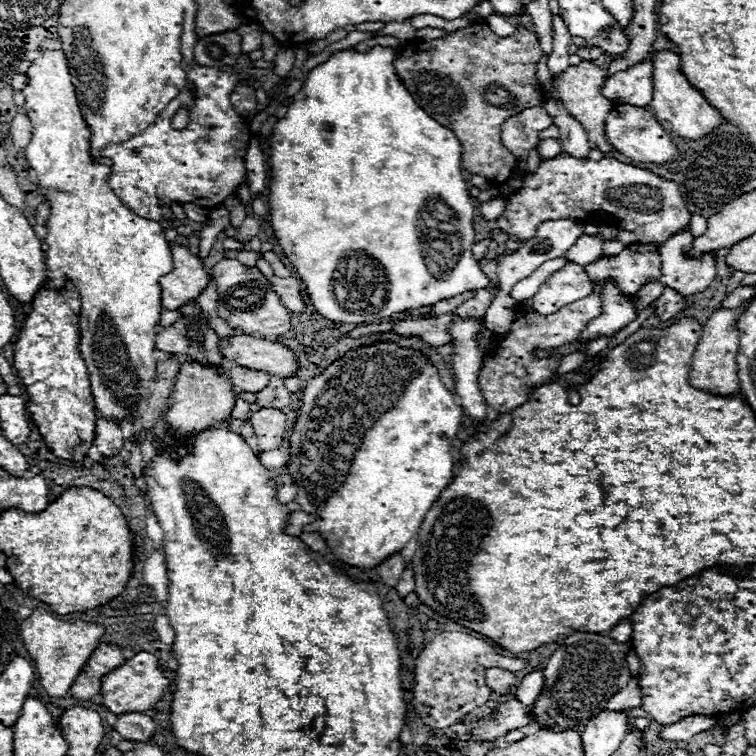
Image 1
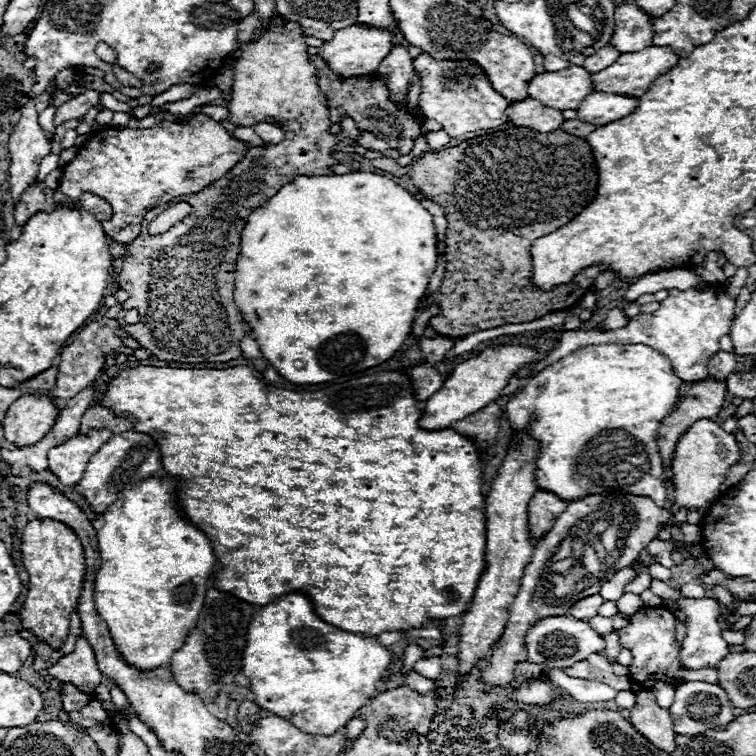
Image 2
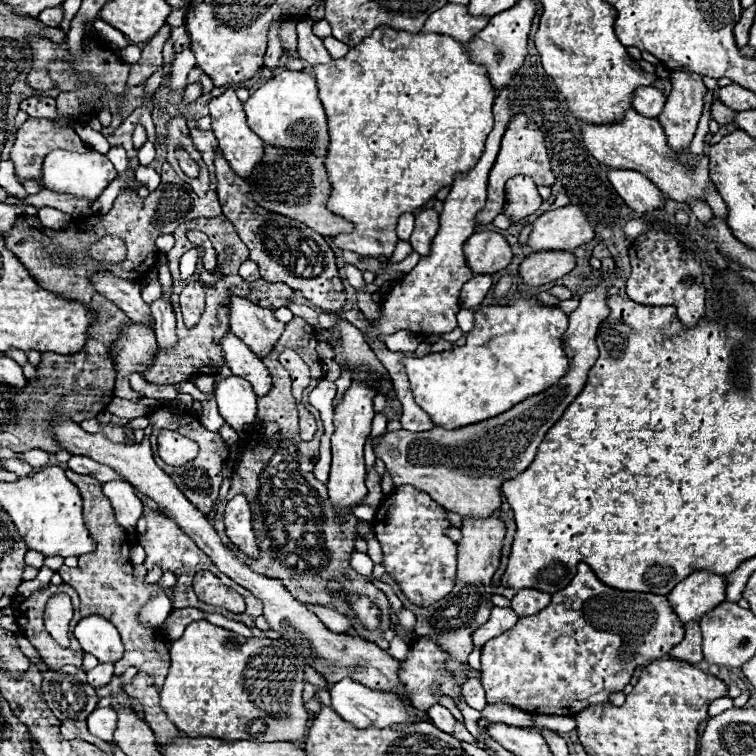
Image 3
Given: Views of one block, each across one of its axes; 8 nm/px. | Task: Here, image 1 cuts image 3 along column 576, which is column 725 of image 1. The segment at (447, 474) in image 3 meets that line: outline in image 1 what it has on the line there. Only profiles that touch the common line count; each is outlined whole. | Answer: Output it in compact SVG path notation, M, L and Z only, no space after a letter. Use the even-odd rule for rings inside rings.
M742 302L742 306L738 306L738 308L716 308L710 314L710 318L702 330L702 338L696 346L692 372L690 372L690 380L692 380L692 384L696 384L696 388L704 388L712 394L726 394L726 396L736 394L740 390L738 364L736 364L736 352L738 352L736 320L748 306L750 306L750 302Z

